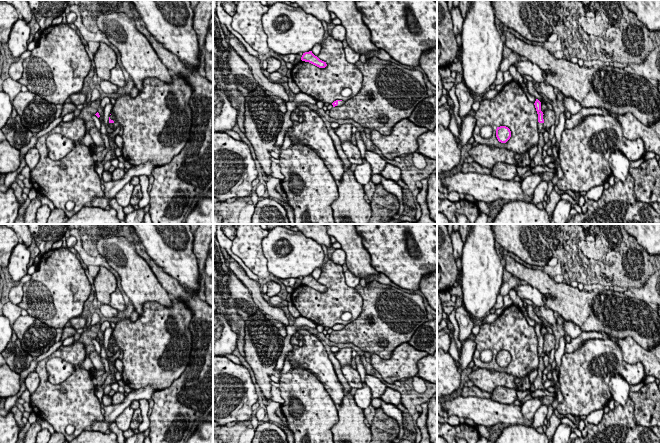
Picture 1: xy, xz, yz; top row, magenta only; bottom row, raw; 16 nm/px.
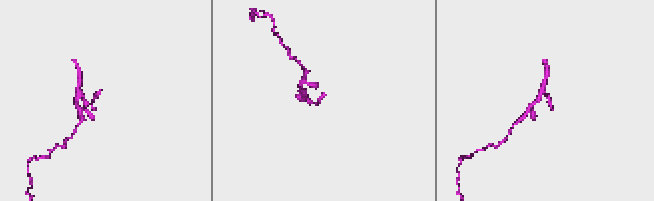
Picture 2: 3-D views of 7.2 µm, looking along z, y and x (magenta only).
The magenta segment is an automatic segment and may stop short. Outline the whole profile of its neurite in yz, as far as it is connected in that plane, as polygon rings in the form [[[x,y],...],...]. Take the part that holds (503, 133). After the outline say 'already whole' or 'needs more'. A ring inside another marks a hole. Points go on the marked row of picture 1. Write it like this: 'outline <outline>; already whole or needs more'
outline [[[506,126],[497,127],[496,137],[497,137],[499,142],[506,143],[511,137],[511,131]]]; already whole

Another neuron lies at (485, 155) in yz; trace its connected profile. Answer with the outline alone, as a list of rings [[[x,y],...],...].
[[[478,144],[473,146],[468,156],[474,159],[482,167],[492,169],[498,162],[514,164],[521,167],[527,167],[530,164],[529,152],[515,153],[504,148],[497,148],[492,145]]]

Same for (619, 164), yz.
[[[619,150],[613,152],[609,159],[612,175],[619,181],[625,182],[631,168],[631,162]]]

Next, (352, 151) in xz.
[[[351,142],[341,143],[344,153],[347,155],[351,164],[361,164],[363,162],[359,148]]]

